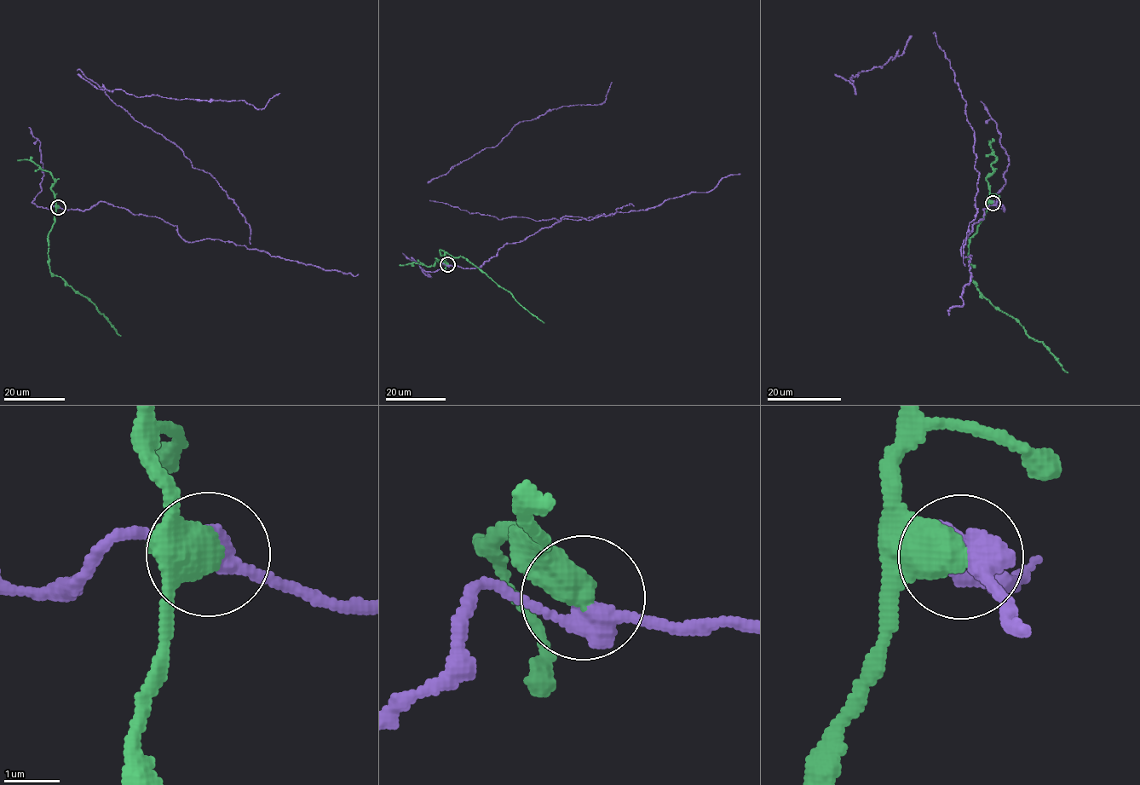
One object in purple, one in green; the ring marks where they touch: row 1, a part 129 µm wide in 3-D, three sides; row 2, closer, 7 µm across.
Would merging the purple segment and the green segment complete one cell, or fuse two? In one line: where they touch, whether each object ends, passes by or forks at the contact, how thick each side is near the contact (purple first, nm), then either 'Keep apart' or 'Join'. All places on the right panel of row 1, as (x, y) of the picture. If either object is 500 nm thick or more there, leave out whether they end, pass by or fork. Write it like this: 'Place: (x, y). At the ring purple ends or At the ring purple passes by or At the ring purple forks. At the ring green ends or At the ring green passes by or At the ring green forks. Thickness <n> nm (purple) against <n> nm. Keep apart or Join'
Place: (993, 203). Thickness 380 nm (purple) against 650 nm. Keep apart

